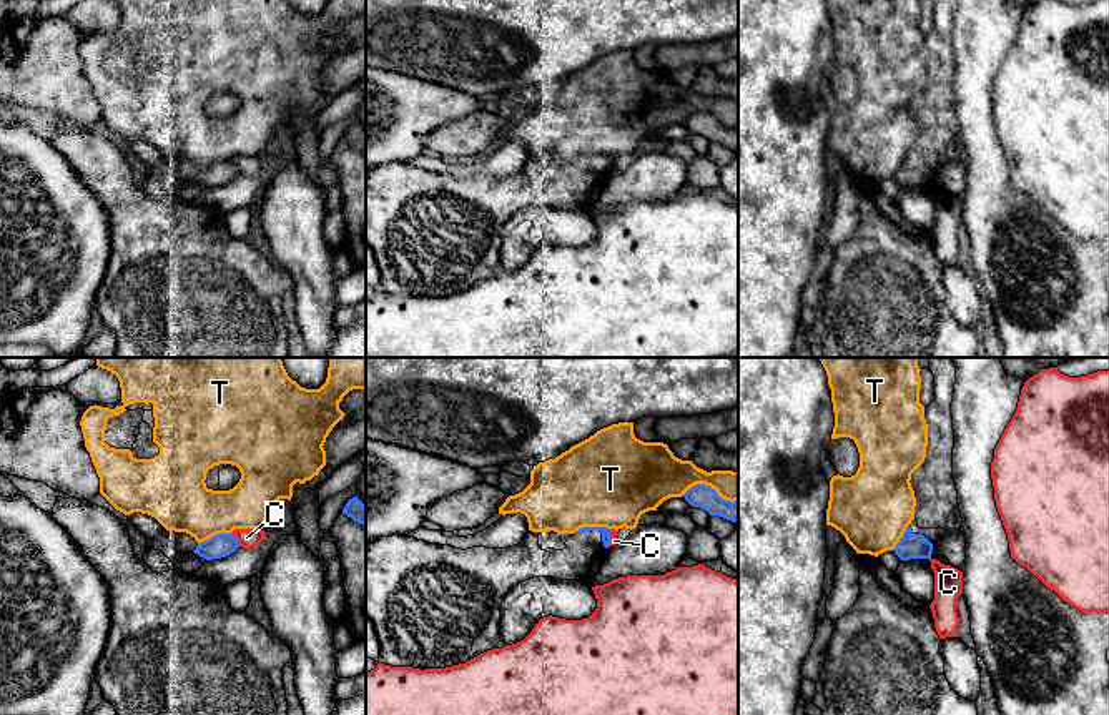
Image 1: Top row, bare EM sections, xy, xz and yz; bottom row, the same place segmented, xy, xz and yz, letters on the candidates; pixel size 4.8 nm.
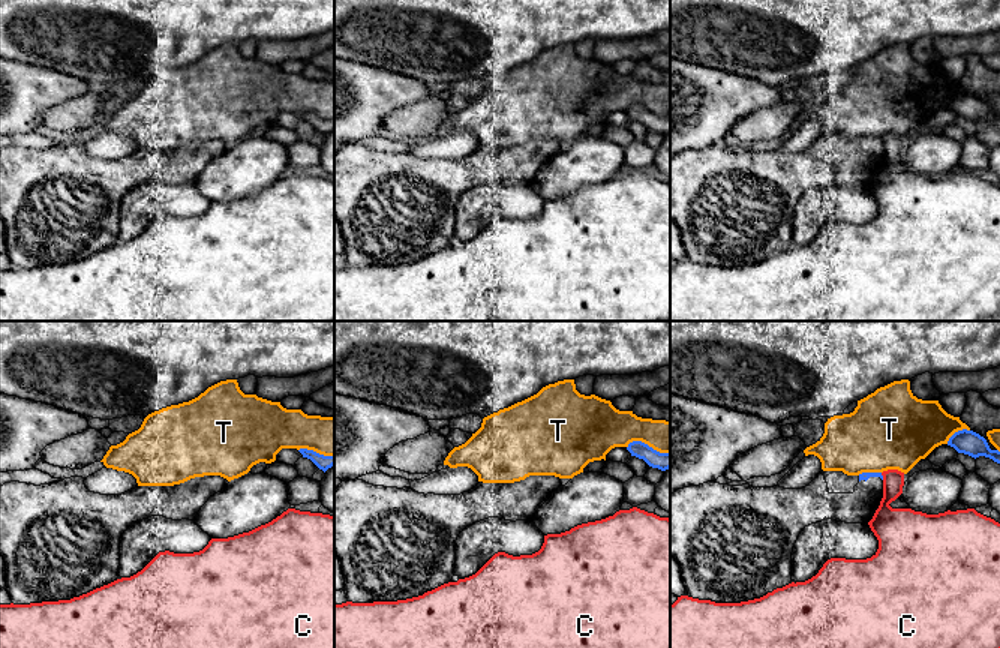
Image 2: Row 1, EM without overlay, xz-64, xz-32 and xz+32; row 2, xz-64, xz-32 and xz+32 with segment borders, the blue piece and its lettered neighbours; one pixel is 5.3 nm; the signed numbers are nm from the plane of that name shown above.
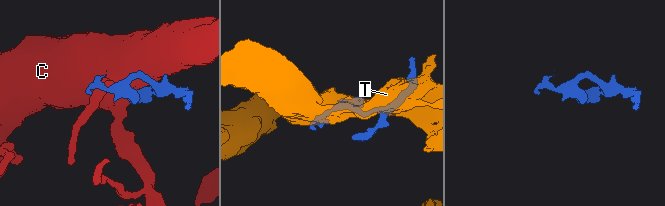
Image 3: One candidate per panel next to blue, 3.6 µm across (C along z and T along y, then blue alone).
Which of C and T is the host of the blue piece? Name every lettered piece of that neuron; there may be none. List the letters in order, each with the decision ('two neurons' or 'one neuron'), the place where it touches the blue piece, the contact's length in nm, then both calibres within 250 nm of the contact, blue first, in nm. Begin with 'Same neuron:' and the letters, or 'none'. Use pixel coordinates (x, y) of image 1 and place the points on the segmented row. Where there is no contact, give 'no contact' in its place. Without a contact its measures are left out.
Same neuron: none
C: two neurons; contact xy (235, 539); length 80 nm; calibres 110 and 100 nm
T: two neurons; contact xz (709, 486); length 280 nm; calibres 120 and 240 nm

